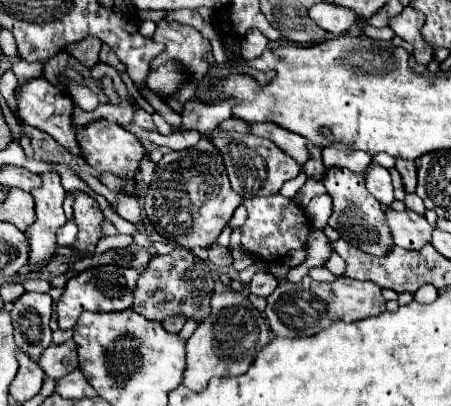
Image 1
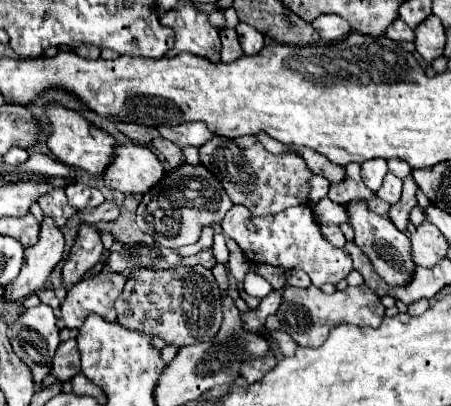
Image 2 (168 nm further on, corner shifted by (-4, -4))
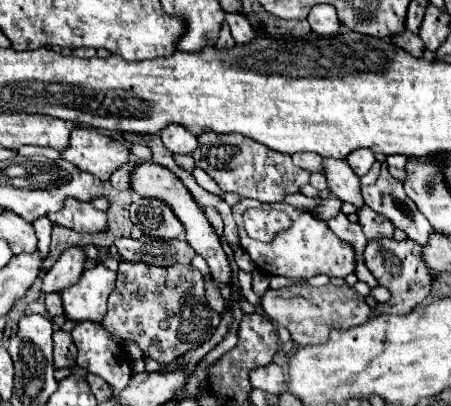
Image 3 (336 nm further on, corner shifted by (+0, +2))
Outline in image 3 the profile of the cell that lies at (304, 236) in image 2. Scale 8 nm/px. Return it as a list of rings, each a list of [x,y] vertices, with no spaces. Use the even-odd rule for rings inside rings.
[[[240,200],[238,206],[232,208],[234,212],[234,220],[238,224],[238,232],[240,232],[240,244],[242,248],[250,254],[252,262],[256,264],[258,270],[266,272],[266,274],[272,274],[272,276],[288,276],[288,278],[312,278],[316,274],[326,274],[326,276],[338,276],[338,278],[344,278],[348,274],[352,274],[356,270],[356,254],[352,250],[352,246],[340,238],[336,238],[336,234],[332,234],[332,230],[328,230],[326,222],[320,222],[314,214],[310,212],[302,212],[302,210],[296,210],[292,206],[288,206],[286,202],[282,204],[274,204],[274,208],[286,212],[290,216],[290,220],[294,222],[294,226],[282,234],[278,234],[274,238],[274,242],[258,242],[258,240],[252,240],[246,230],[244,230],[244,222],[242,222],[242,214],[248,210],[248,208],[254,208],[254,206],[262,206],[258,200]]]

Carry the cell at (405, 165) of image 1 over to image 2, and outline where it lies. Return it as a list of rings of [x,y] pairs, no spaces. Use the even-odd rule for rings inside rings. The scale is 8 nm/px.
[[[408,174],[404,178],[404,190],[402,190],[402,198],[398,200],[398,204],[394,204],[390,208],[390,214],[388,218],[404,232],[406,230],[406,224],[408,224],[408,216],[412,212],[412,208],[418,206],[418,200],[416,200],[416,192],[418,192],[418,186],[412,178],[412,174]]]

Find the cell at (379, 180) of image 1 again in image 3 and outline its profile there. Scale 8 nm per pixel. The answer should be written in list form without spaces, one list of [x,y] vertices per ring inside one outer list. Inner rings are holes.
[[[360,148],[360,150],[352,150],[346,160],[348,160],[350,168],[352,168],[358,176],[364,176],[364,174],[370,170],[370,166],[374,164],[374,154],[372,154],[372,150]]]

